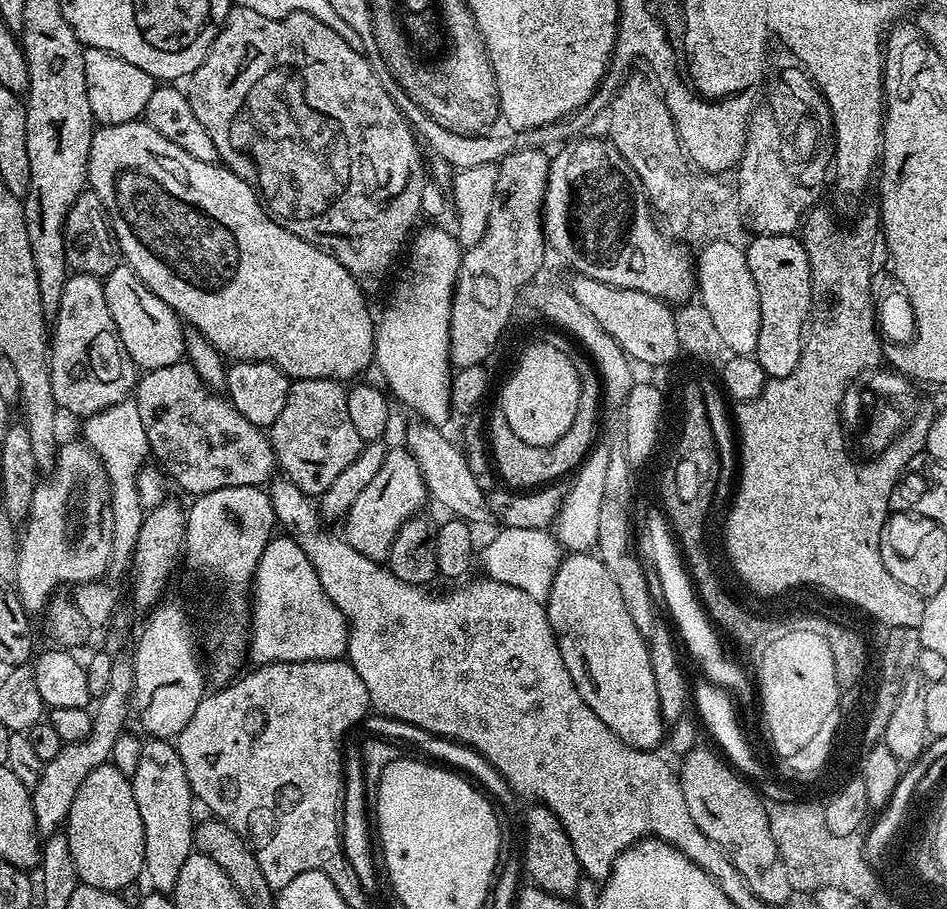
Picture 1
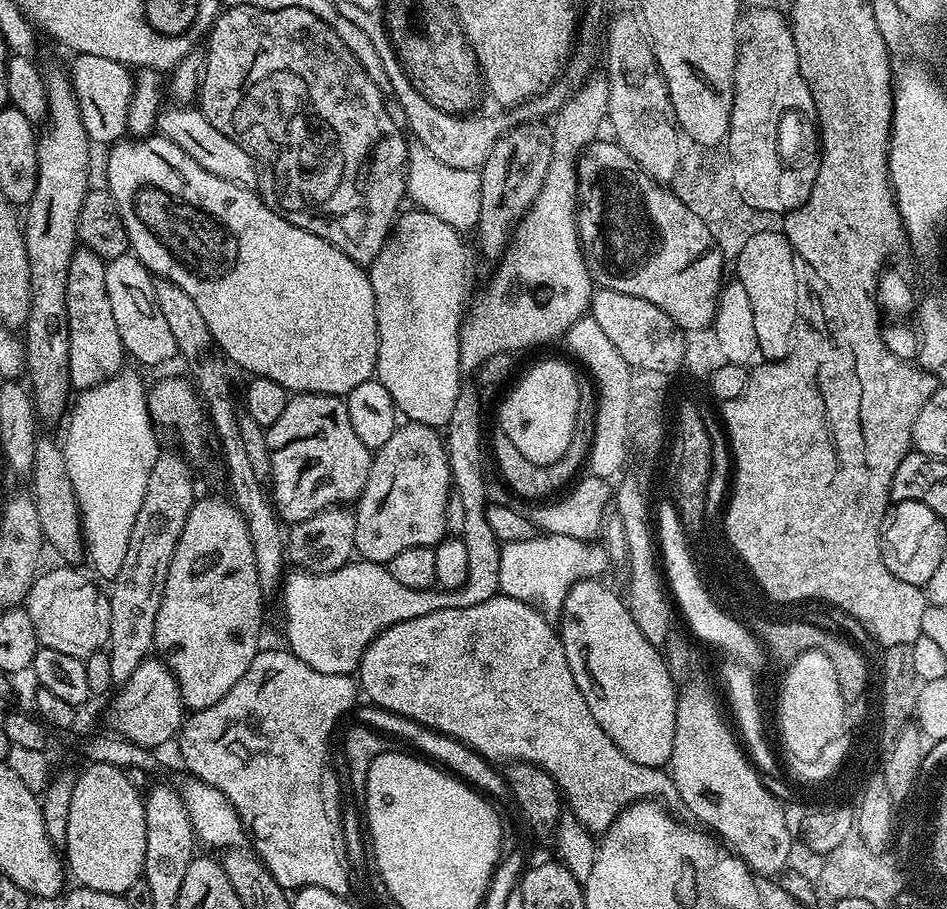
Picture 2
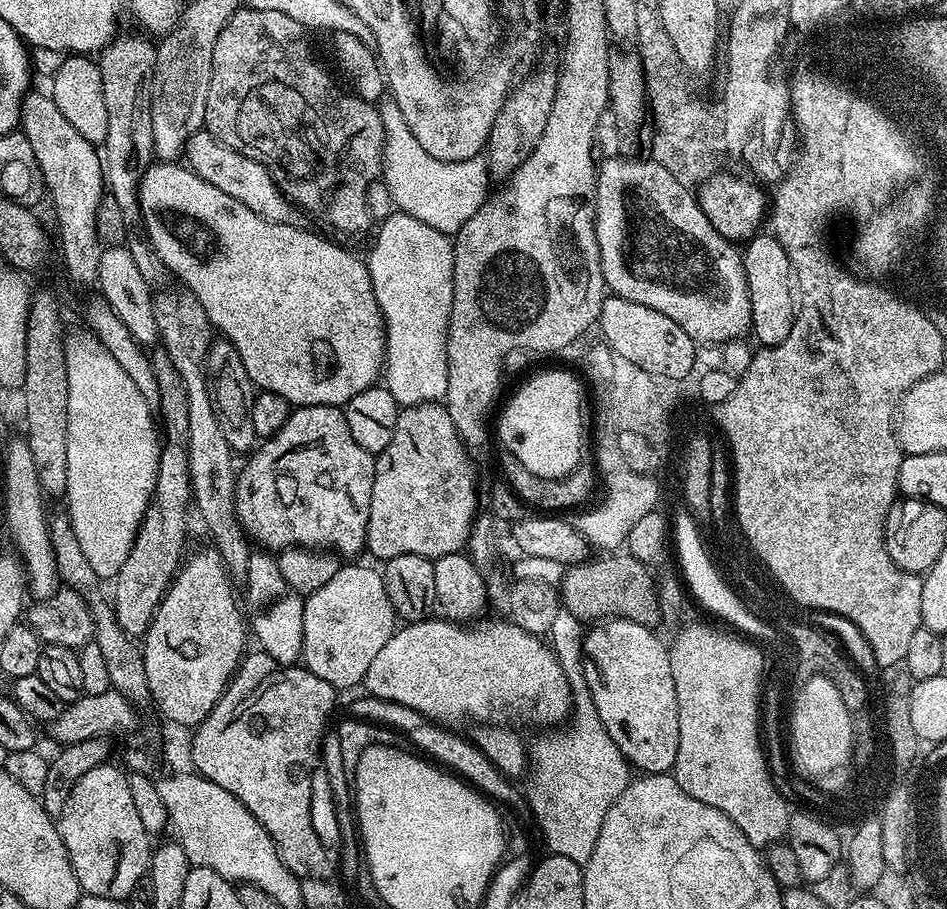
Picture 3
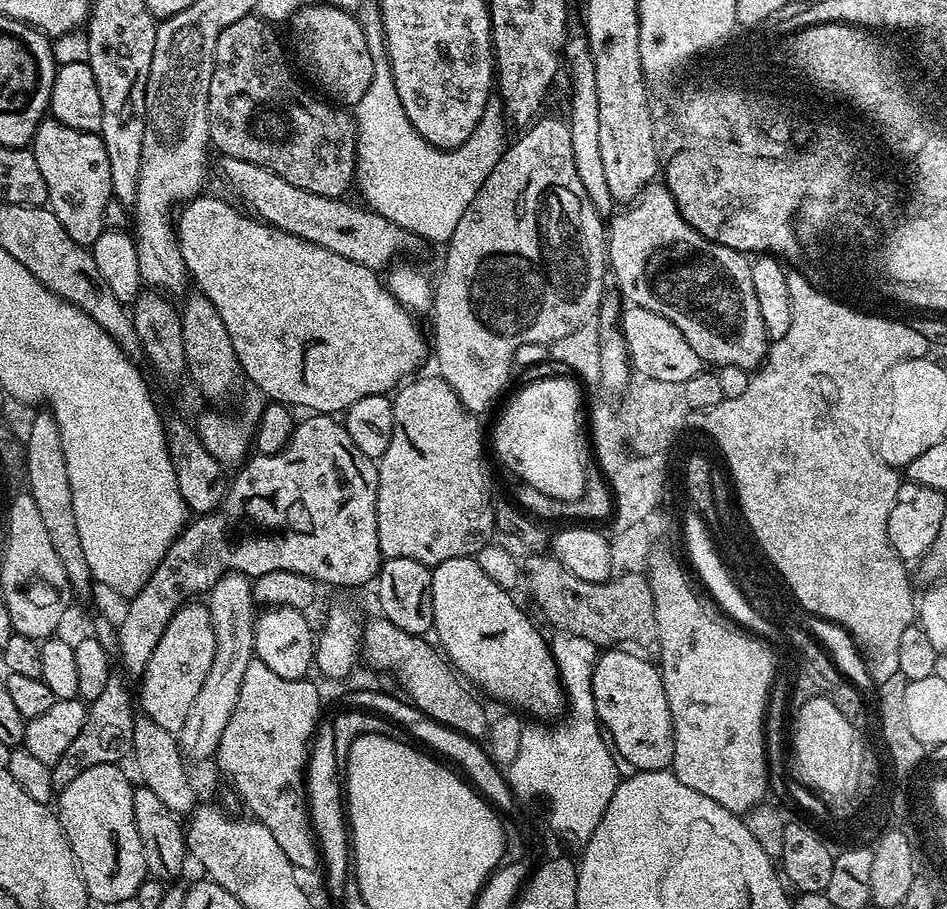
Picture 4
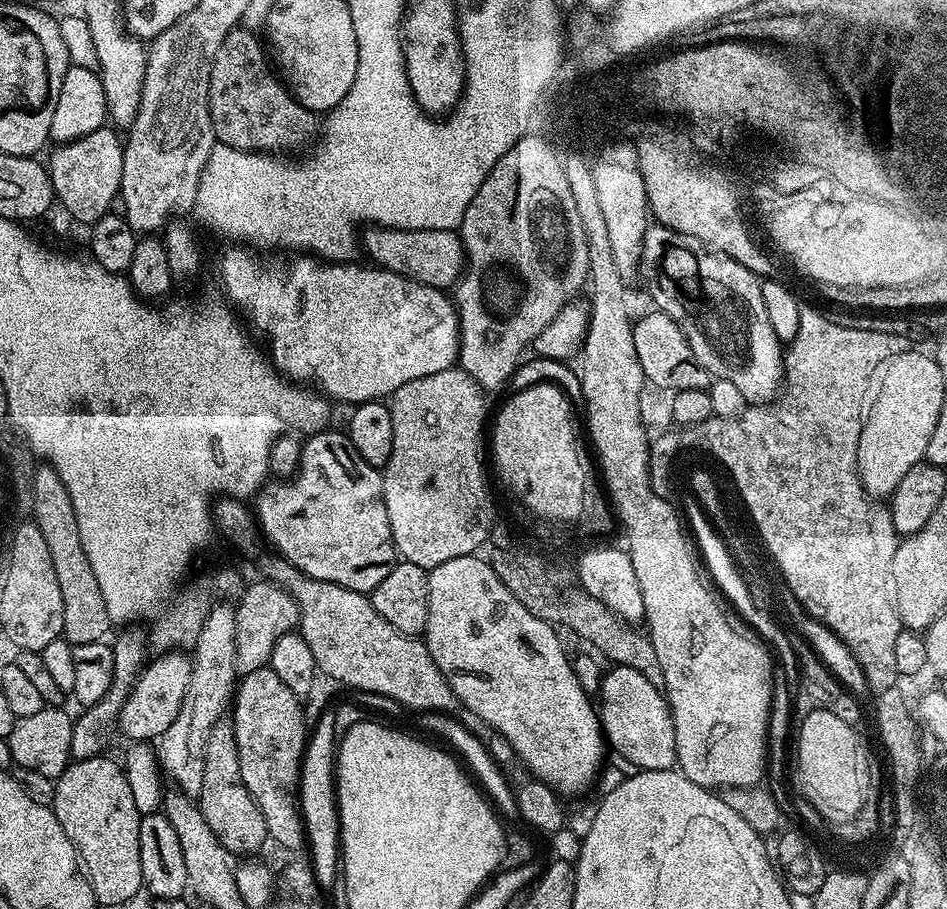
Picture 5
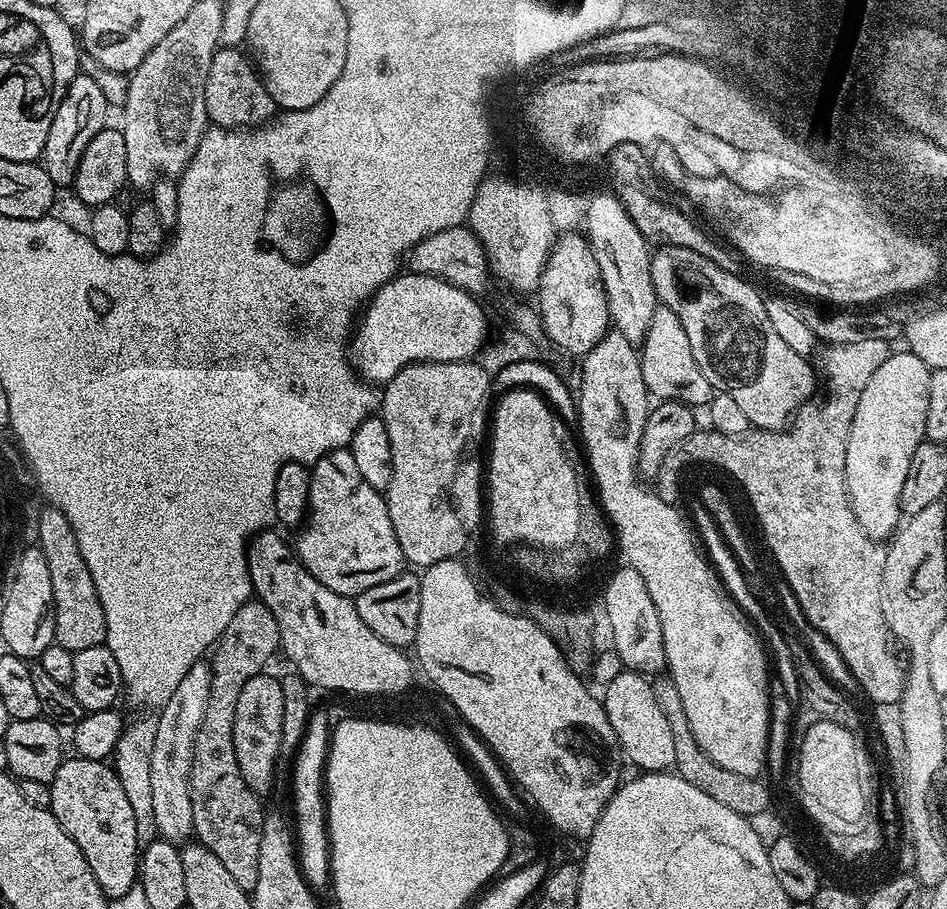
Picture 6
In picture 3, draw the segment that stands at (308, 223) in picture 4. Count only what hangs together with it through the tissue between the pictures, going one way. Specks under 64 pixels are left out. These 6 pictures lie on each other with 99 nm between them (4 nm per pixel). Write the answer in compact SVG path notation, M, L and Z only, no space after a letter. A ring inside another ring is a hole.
M201 130L193 134L188 139L188 144L184 148L187 167L191 168L198 178L210 182L210 186L218 186L218 190L230 194L230 198L238 198L242 206L250 206L254 214L266 218L275 224L294 224L299 225L302 219L302 213L283 192L276 183L272 181L272 176L254 158L246 158L238 150L226 146L214 134L206 130Z

